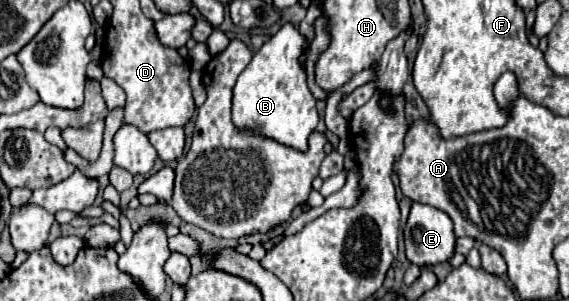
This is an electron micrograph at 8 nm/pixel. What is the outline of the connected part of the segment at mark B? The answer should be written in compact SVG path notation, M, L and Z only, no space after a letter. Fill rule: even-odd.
M287 22L273 34L253 56L249 66L239 74L233 90L233 124L237 128L253 128L255 132L273 138L285 146L305 150L307 138L317 126L315 98L307 88L301 54L307 38L299 26Z

